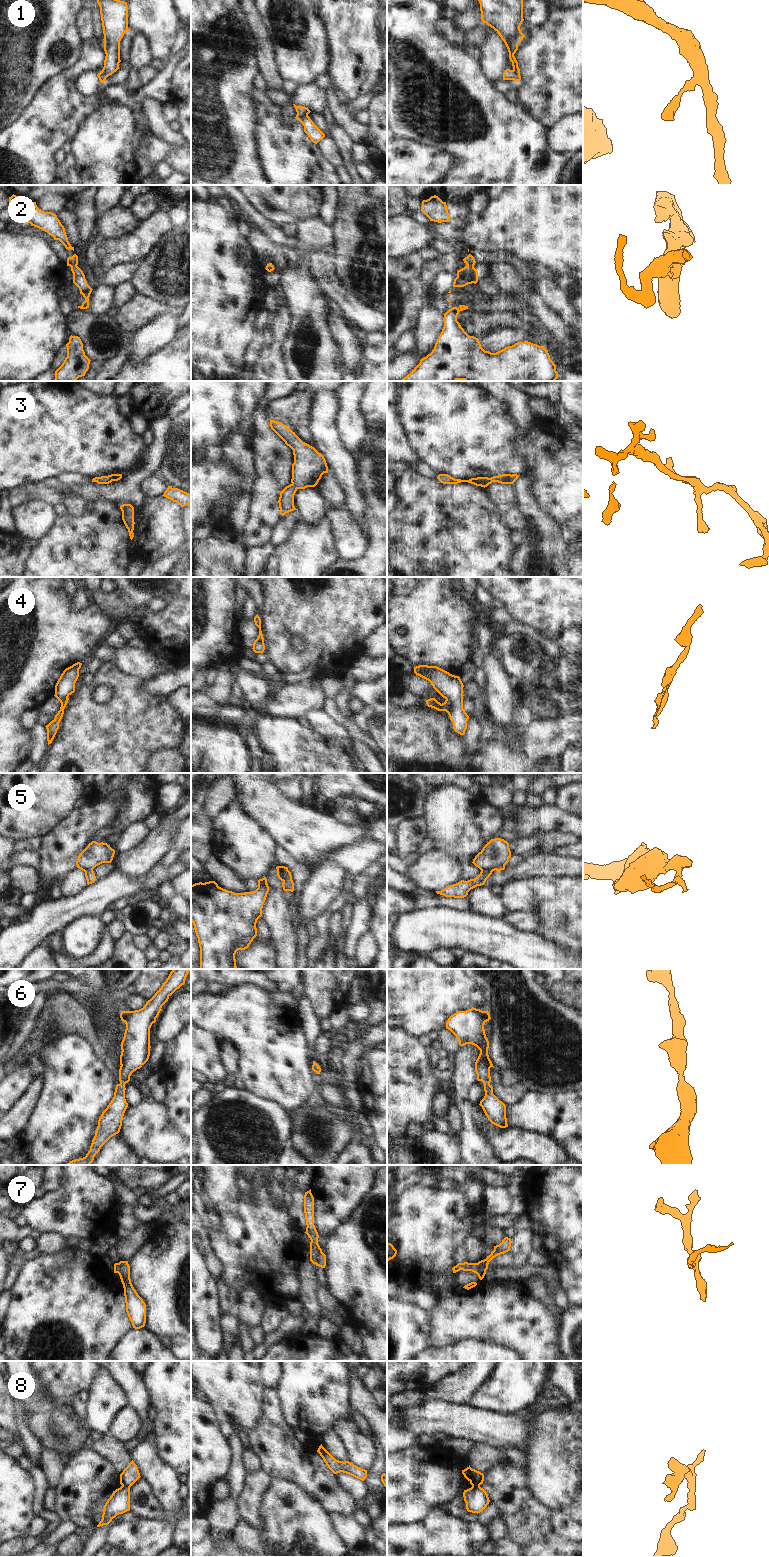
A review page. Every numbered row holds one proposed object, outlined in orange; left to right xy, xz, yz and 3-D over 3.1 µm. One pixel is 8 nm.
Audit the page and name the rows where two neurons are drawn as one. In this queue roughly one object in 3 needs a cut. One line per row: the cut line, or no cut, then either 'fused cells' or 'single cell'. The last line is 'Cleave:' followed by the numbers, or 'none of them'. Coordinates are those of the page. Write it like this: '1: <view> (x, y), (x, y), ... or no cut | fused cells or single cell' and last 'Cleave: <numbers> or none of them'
1: xz (307, 114), (299, 120) | fused cells
2: no cut | single cell
3: no cut | single cell
4: no cut | single cell
5: yz (504, 866), (498, 866), (494, 869), (483, 869), (481, 871) | fused cells
6: no cut | single cell
7: xz (321, 1250), (316, 1257), (315, 1263) | fused cells
8: xy (122, 1485), (129, 1487) | fused cells
Cleave: 1, 5, 7, 8

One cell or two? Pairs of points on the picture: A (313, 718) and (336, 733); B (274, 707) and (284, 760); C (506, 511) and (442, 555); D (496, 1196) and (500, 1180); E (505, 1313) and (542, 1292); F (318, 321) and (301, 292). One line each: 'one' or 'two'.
A: one
B: two
C: two
D: two
E: two
F: one

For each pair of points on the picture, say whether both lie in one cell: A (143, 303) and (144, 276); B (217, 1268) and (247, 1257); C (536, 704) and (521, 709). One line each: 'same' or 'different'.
A: different
B: different
C: different

